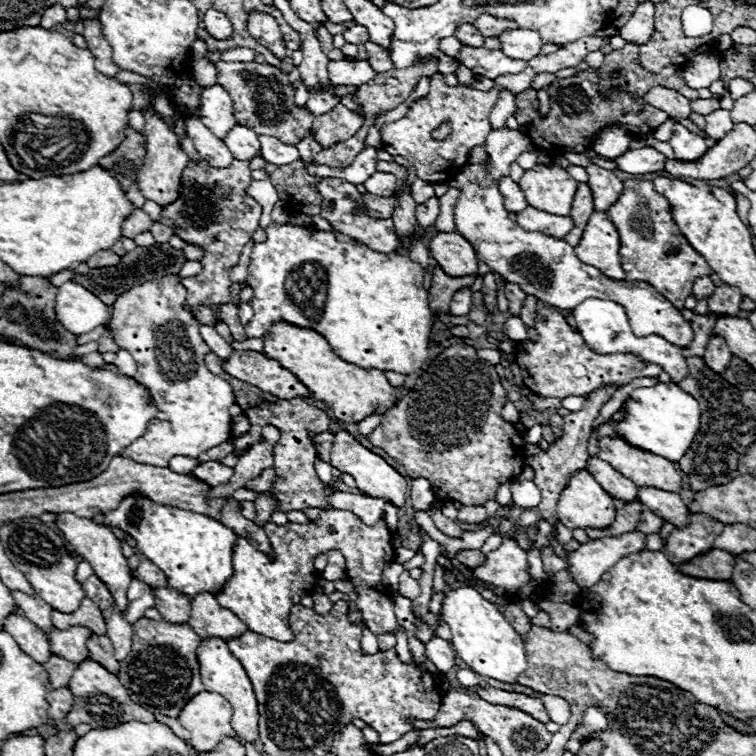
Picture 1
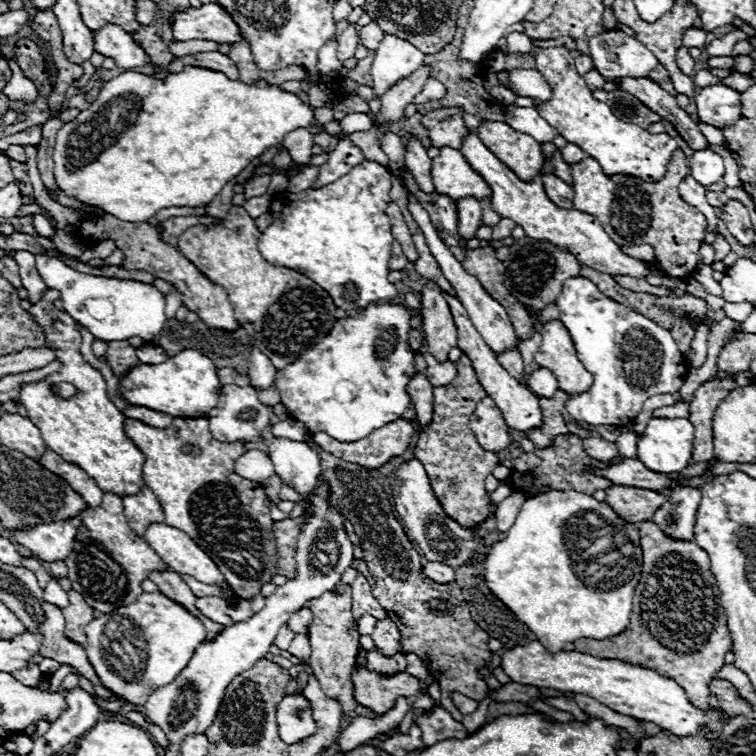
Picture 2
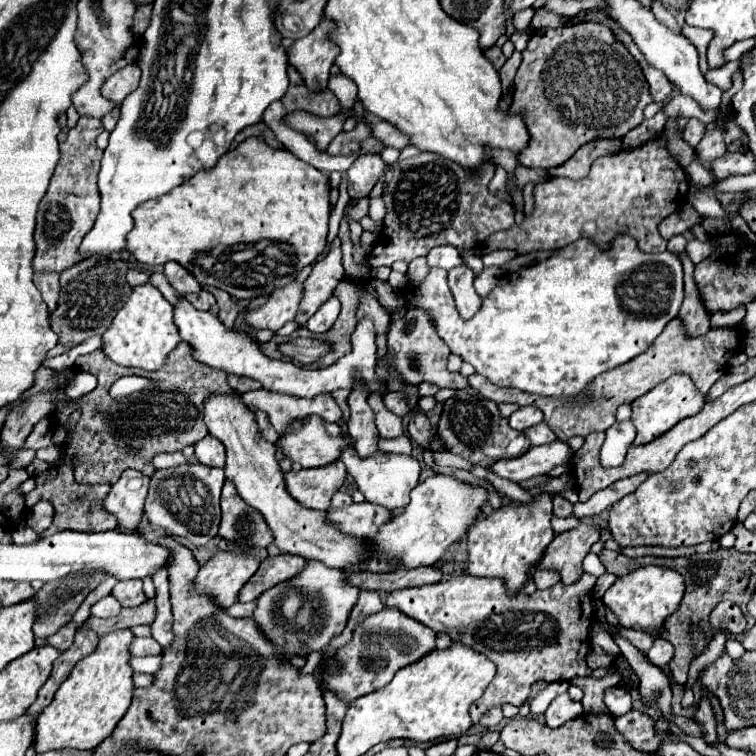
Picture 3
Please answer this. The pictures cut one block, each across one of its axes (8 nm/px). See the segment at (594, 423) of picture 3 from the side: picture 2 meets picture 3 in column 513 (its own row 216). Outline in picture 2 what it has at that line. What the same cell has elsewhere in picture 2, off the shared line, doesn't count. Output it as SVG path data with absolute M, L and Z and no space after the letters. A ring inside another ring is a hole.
M394 202L388 204L388 218L390 218L390 226L392 226L394 240L400 242L406 258L408 258L410 262L416 262L418 252L416 252L416 248L414 248L414 242L412 242L412 236L410 236L410 232L408 232L408 226L406 226L406 222L404 222L404 218L402 218L402 212L400 212L400 208L398 208Z

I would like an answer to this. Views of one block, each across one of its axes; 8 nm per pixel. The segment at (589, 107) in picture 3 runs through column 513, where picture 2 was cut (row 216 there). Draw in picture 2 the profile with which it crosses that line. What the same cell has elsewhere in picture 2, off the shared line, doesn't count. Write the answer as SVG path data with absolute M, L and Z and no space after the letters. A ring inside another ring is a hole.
M96 214L88 220L82 220L80 226L78 226L78 234L80 238L86 242L86 244L96 244L100 240L116 240L118 248L124 252L124 262L122 262L122 268L126 270L144 270L144 272L150 272L154 274L156 278L162 278L166 280L168 284L172 284L172 288L176 292L180 292L182 296L182 304L190 310L190 312L196 312L198 318L206 324L206 326L212 326L212 328L220 328L220 330L236 330L238 328L238 322L234 318L234 310L226 298L226 290L212 284L190 260L186 260L178 248L162 242L160 238L160 228L158 226L150 226L150 224L142 224L142 222L124 222L124 220L118 220L110 214Z

